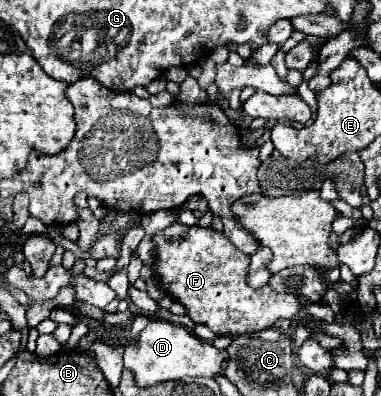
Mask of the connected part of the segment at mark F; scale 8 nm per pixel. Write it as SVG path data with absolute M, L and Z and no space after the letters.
M172 223L154 237L156 243L156 273L162 289L186 305L188 315L194 323L204 323L218 335L250 335L262 329L270 329L278 319L304 321L300 299L290 293L276 293L268 285L252 289L246 283L246 271L250 255L234 249L230 239L212 231L212 227L186 227Z

